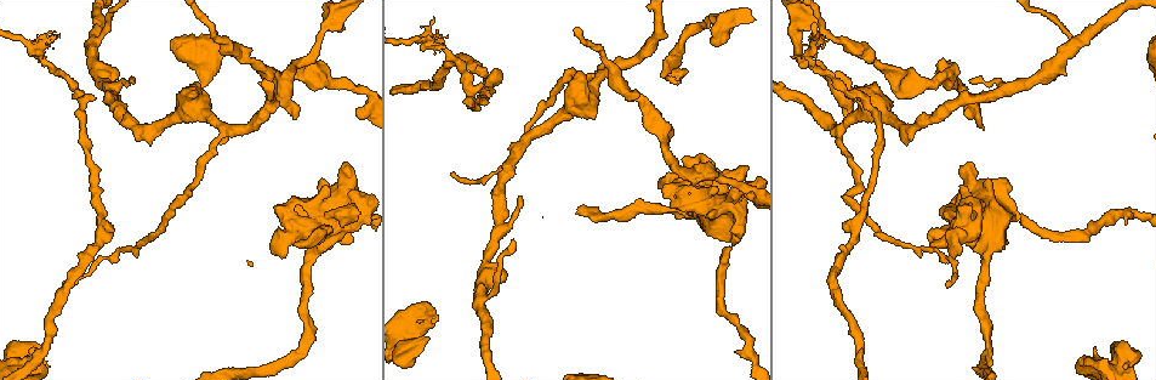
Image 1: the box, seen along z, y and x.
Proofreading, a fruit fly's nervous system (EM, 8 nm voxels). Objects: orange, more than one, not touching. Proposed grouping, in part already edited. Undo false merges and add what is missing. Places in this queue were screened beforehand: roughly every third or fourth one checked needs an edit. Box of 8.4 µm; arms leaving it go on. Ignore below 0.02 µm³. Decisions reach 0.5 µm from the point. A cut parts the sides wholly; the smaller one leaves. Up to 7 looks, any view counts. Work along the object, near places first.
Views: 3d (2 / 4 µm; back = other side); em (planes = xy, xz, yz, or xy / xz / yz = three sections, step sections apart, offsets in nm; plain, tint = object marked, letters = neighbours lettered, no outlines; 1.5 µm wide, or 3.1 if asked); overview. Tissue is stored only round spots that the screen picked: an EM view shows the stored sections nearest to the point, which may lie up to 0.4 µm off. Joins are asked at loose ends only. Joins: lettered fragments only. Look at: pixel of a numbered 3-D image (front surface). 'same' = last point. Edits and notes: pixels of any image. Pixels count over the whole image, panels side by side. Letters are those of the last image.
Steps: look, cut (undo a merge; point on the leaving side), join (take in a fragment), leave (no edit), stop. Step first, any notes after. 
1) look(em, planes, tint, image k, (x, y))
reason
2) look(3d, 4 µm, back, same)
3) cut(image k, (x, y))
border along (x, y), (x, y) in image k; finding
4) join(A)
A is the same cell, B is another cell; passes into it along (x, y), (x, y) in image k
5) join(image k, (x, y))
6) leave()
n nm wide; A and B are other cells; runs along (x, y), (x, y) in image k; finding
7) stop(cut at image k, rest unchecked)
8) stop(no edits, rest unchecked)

look(em, yz, step 4, letters, image 1, (452, 173))

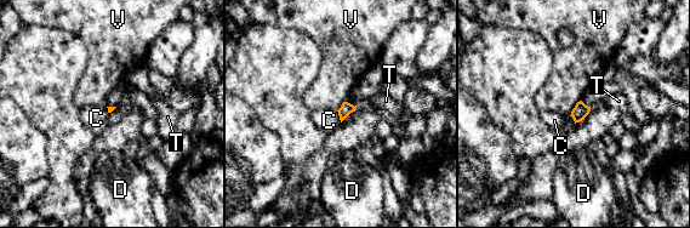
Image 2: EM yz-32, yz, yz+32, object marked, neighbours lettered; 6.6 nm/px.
leave()
C, D, T and V are other cells; border along (581, 100), (570, 113) in image 2; no lettered fragment goes on from it

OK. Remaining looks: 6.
look(em, planes, letters, image 1, (479, 296))
a fork

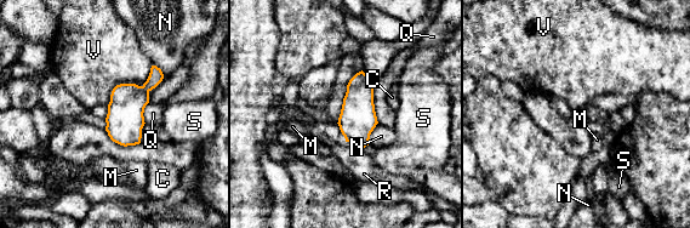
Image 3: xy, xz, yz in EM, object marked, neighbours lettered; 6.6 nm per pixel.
leave()
V touches over 400 nm; C, M, N, Q, R, S and V are other cells; border along (152, 64), (107, 104) in image 3; continuous, no second cell

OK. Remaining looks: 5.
look(em, yz, step 8, plain, image 1, (407, 348))
abrupt turn

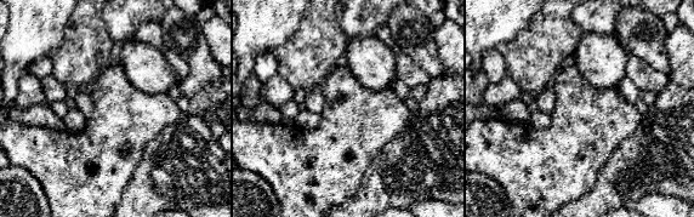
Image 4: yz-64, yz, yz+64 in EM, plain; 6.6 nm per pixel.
look(em, yz, step 8, tint, same)

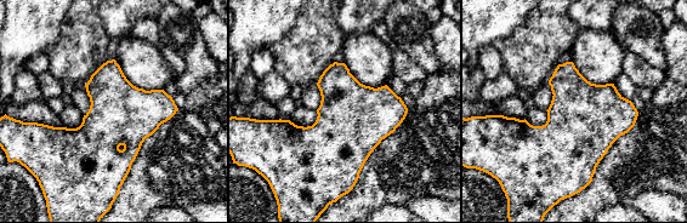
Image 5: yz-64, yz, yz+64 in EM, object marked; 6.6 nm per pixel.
look(em, yz, step 8, letters, same)

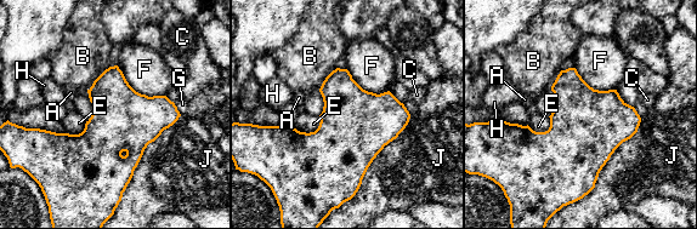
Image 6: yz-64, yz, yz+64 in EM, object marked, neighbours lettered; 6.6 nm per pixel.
leave()
A, B, C, E, F, G, H and J are other cells; border along (117, 66), (136, 91), (165, 96) in image 6; one cell here

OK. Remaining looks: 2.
stop(no edits, rest unchecked)

